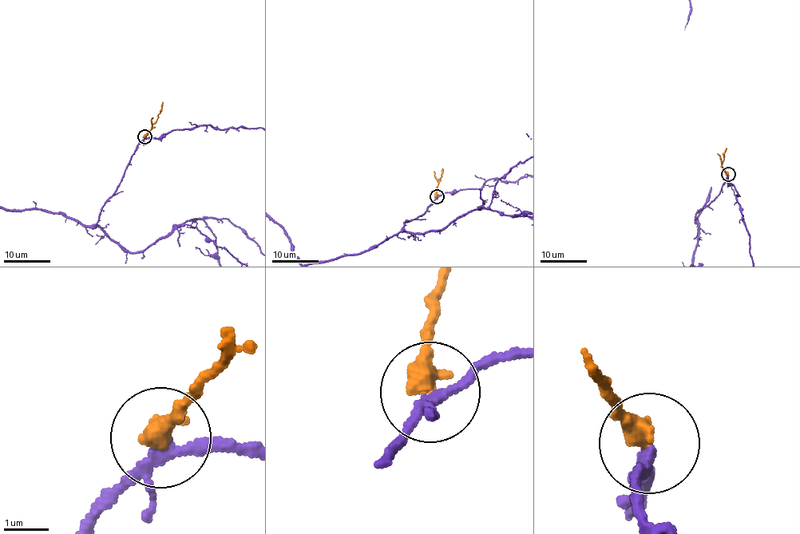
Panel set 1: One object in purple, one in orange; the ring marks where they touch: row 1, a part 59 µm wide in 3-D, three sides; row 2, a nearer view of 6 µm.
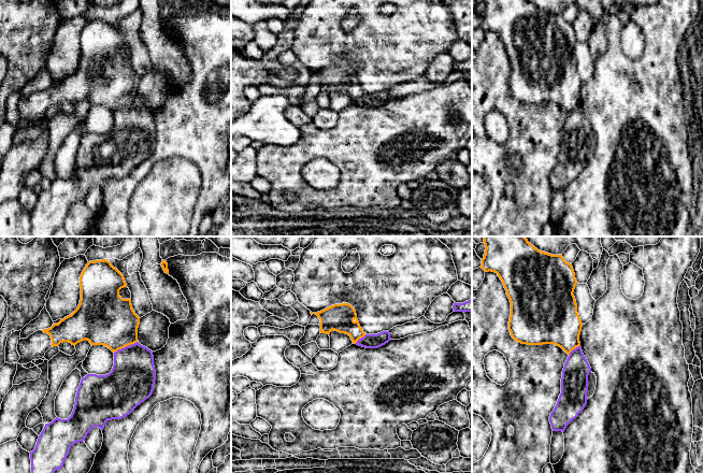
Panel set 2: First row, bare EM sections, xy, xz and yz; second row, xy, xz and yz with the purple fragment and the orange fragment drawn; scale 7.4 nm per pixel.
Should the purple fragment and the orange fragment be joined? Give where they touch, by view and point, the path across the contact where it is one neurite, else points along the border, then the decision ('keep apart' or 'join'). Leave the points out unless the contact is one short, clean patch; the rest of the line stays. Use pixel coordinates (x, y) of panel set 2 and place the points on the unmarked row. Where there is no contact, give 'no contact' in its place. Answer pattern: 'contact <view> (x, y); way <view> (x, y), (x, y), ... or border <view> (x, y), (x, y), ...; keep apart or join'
contact xy (126, 105); border xy (137, 100), (118, 108), (114, 112); keep apart

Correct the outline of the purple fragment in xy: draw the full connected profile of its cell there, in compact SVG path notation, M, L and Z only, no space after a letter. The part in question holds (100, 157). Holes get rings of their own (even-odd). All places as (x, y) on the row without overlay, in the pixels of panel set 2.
M137 101L115 111L114 125L109 133L87 133L81 139L71 175L68 178L56 176L52 182L45 183L34 209L30 211L31 236L53 236L56 229L63 227L64 219L73 203L85 200L92 187L98 186L103 189L107 180L121 178L129 174L138 164L152 155L155 140L156 130L150 109Z

